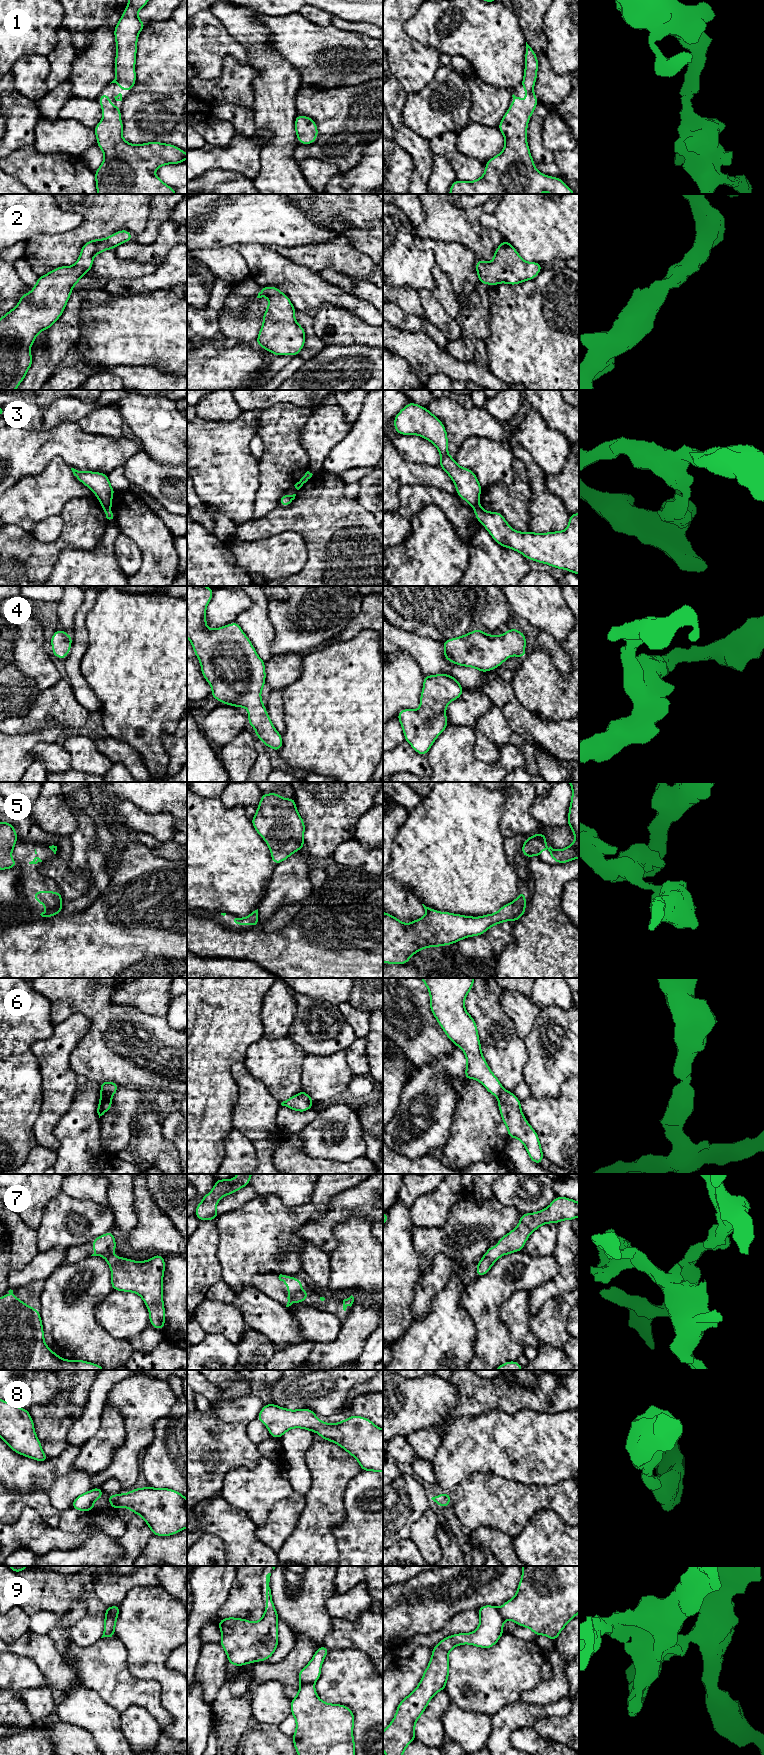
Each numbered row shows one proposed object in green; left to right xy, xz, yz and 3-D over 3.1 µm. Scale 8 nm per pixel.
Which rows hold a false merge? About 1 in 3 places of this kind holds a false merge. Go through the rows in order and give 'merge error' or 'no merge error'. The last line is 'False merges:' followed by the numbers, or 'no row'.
1: no merge error
2: no merge error
3: merge error
4: no merge error
5: no merge error
6: merge error
7: no merge error
8: no merge error
9: merge error
False merges: 3, 6, 9

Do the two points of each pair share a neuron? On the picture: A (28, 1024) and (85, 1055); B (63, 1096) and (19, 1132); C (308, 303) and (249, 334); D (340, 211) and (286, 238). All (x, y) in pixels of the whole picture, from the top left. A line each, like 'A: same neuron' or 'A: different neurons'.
A: different neurons
B: different neurons
C: different neurons
D: different neurons

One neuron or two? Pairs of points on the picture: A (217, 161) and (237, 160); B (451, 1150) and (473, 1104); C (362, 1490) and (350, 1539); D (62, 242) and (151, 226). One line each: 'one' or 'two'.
A: one
B: one
C: one
D: two

